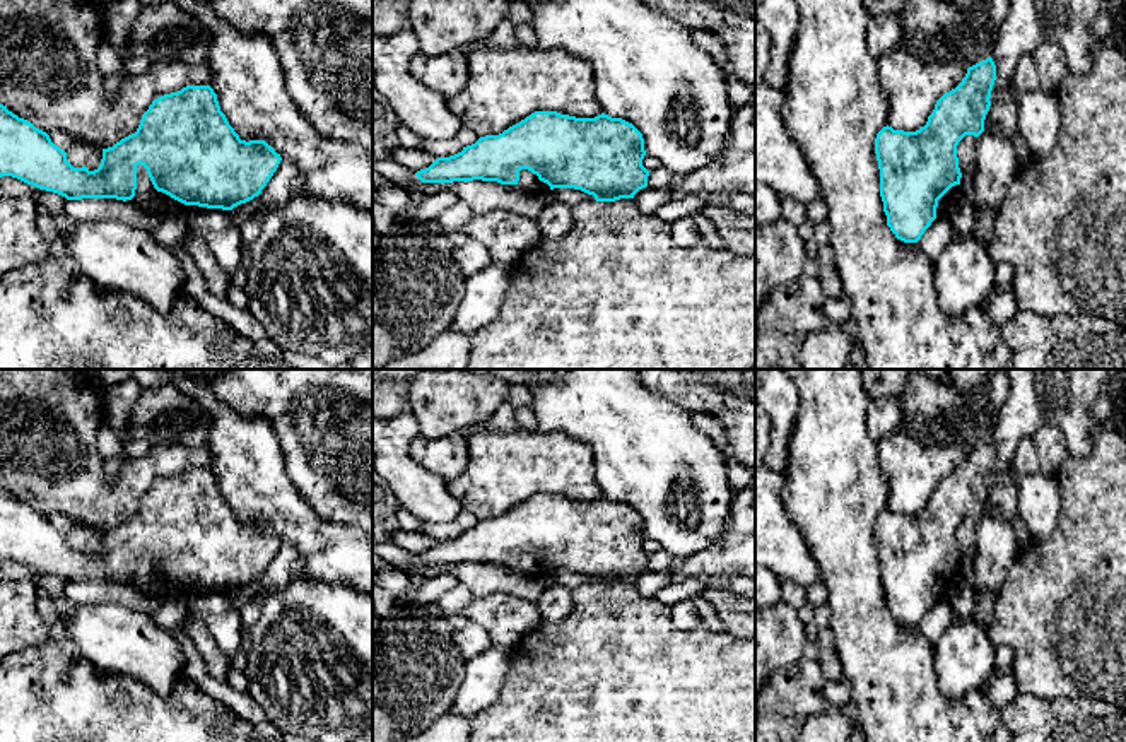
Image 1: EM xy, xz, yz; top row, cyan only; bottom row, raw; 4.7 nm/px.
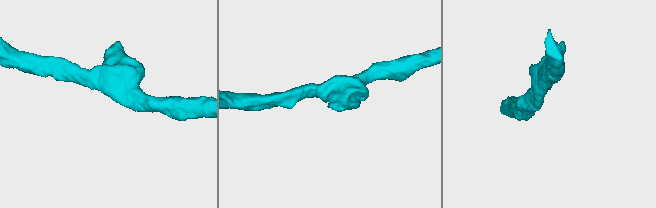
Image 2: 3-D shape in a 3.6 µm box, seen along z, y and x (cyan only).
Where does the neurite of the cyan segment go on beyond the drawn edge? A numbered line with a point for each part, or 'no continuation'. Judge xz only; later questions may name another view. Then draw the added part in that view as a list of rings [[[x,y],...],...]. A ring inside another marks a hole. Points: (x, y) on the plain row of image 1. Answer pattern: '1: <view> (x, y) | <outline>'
1: xz (528, 565) | [[[521,552],[519,564],[509,569],[525,576],[537,576],[537,578],[545,578],[547,574],[550,574],[550,569],[540,564],[538,559],[528,552]]]

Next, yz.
1: yz (945, 587) | [[[960,568],[952,569],[940,583],[936,590],[936,600],[950,597],[952,590],[962,581]]]

